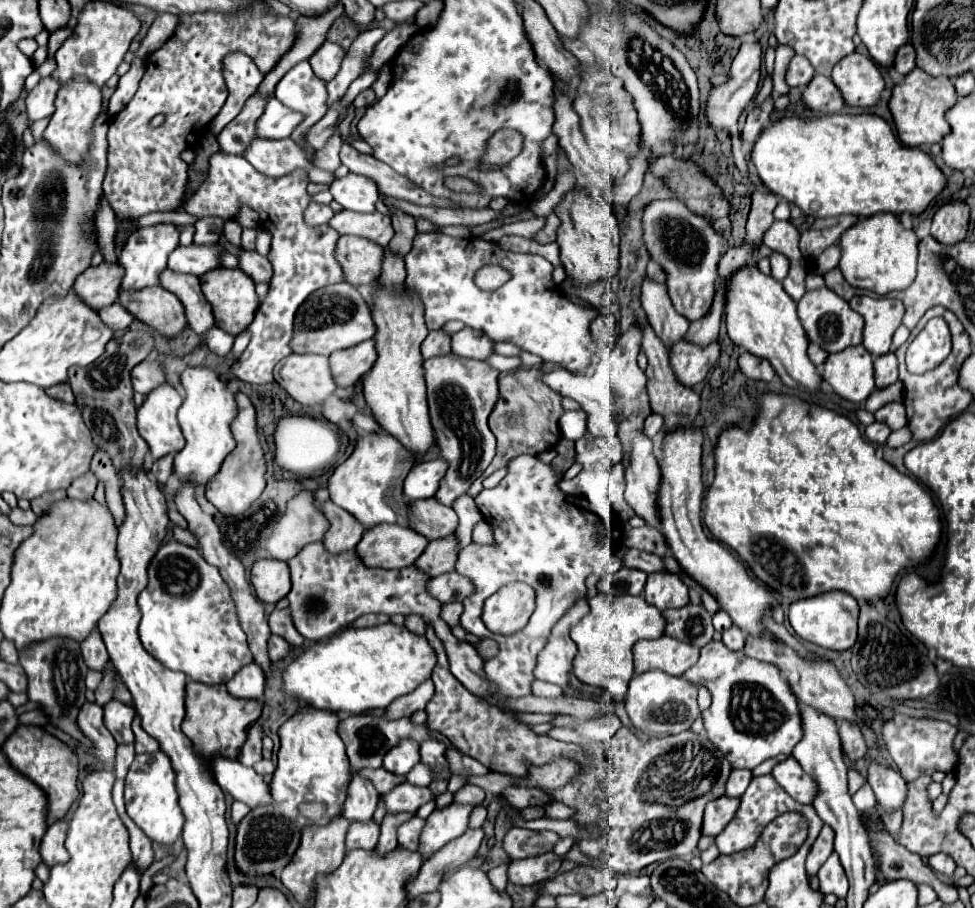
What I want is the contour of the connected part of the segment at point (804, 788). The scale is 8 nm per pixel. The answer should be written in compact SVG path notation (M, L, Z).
M789 757L787 761L779 763L773 771L773 777L777 779L777 783L799 803L807 803L811 805L815 795L817 795L817 787L815 781L809 779L809 775L801 769L801 765Z

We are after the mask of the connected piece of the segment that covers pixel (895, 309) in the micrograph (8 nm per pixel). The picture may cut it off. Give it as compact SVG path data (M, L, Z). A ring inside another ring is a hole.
M863 295L863 297L853 297L849 305L865 319L863 347L873 357L889 353L893 333L903 319L903 311L905 311L903 303L899 299L889 299L889 297L873 299Z

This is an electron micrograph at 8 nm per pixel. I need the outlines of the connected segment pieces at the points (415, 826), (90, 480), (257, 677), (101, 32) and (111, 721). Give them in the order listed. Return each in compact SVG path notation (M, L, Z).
M415 815L413 819L409 819L407 823L403 823L403 825L399 827L399 831L397 831L399 845L415 851L415 847L419 845L419 835L421 835L421 831L423 831L423 825L425 825L425 821L423 821L421 817L417 817L417 815Z
M87 471L87 475L81 475L79 479L75 479L75 483L71 483L67 495L73 499L89 499L93 497L95 487L97 487L97 477L93 475L93 471Z
M245 665L229 683L227 691L237 699L261 699L265 689L265 673L259 665Z
M89 1L81 15L79 23L75 25L73 33L63 41L55 59L57 59L57 81L65 83L75 75L87 75L89 81L97 83L99 87L117 71L123 55L129 49L129 43L139 33L141 21L135 13L127 7L119 7L109 1Z
M109 701L105 707L103 707L105 715L103 715L103 721L105 721L105 727L111 731L113 739L123 745L123 743L133 743L133 731L131 731L131 721L135 717L135 711L121 703L121 701Z

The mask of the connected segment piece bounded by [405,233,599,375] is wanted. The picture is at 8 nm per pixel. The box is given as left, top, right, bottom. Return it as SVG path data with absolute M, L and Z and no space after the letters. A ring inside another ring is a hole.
M417 233L413 241L413 249L405 255L405 267L407 267L407 287L417 291L425 303L425 321L429 329L439 329L447 321L463 321L465 325L483 331L491 341L509 341L521 347L523 351L539 355L543 361L561 365L563 369L587 375L593 371L593 365L597 363L597 343L589 335L589 323L599 315L595 307L585 307L569 301L561 289L553 283L553 265L539 257L539 255L525 255L525 253L513 253L501 249L497 243L485 241L481 237L469 237L469 239L455 239L441 233ZM483 265L499 265L511 273L511 279L501 285L499 289L491 293L483 293L475 283L473 277Z

